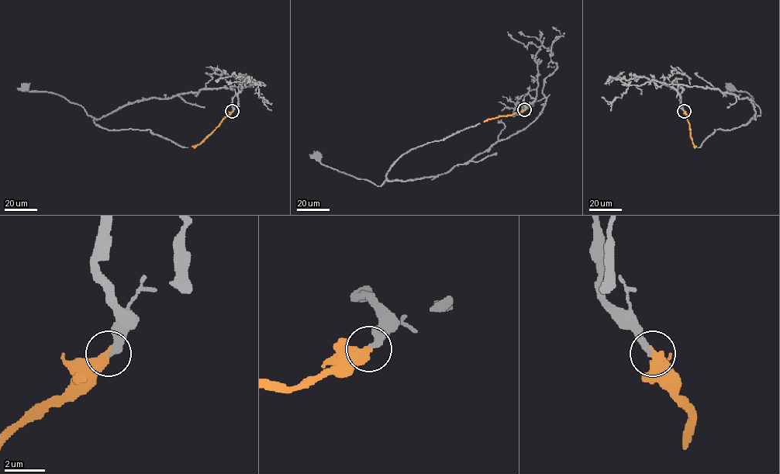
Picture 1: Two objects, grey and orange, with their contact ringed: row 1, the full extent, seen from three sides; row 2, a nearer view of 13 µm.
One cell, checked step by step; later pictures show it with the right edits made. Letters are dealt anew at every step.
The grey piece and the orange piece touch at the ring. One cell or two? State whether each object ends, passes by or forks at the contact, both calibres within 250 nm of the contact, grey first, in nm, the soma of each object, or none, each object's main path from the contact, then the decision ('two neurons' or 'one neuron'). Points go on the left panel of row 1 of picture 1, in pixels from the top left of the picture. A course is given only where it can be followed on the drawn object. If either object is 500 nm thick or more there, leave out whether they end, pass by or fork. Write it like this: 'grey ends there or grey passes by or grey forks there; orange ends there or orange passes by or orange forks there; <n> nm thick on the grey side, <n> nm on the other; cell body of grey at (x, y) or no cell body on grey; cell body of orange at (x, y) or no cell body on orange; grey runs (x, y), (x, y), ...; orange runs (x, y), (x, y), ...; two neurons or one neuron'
300 nm thick on the grey side, 550 nm on the other; cell body of grey at (25, 88); no cell body on orange; grey runs (232, 111), (238, 84), (246, 77), (253, 84), (137, 100), (98, 119), (60, 95), (24, 87); orange runs (232, 111), (201, 143), (191, 147); one neuron

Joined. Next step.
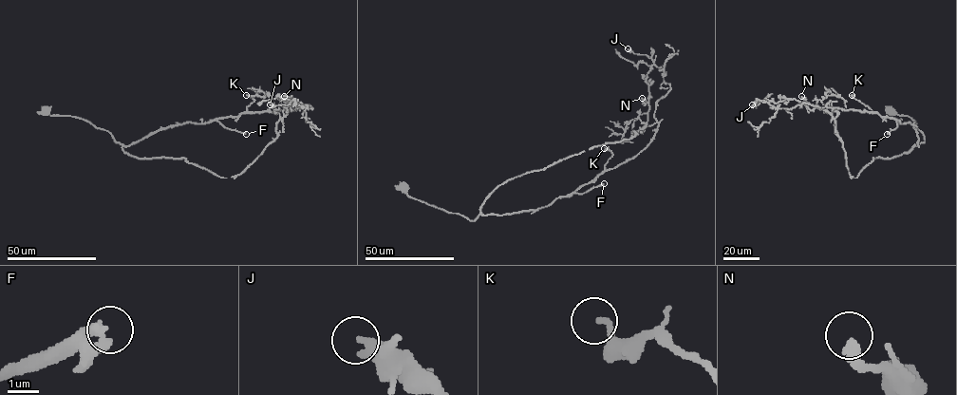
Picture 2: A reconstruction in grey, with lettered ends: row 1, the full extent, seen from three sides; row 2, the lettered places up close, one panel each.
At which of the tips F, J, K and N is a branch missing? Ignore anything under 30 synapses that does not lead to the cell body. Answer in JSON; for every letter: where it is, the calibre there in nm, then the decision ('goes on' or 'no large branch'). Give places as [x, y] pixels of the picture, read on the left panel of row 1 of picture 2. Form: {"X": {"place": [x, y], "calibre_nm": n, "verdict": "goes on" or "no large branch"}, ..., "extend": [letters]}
{"F": {"place": [246, 134], "calibre_nm": 440, "verdict": "goes on"}, "J": {"place": [270, 104], "calibre_nm": 400, "verdict": "no large branch"}, "K": {"place": [246, 95], "calibre_nm": 190, "verdict": "no large branch"}, "N": {"place": [284, 96], "calibre_nm": 280, "verdict": "no large branch"}, "extend": ["F"]}

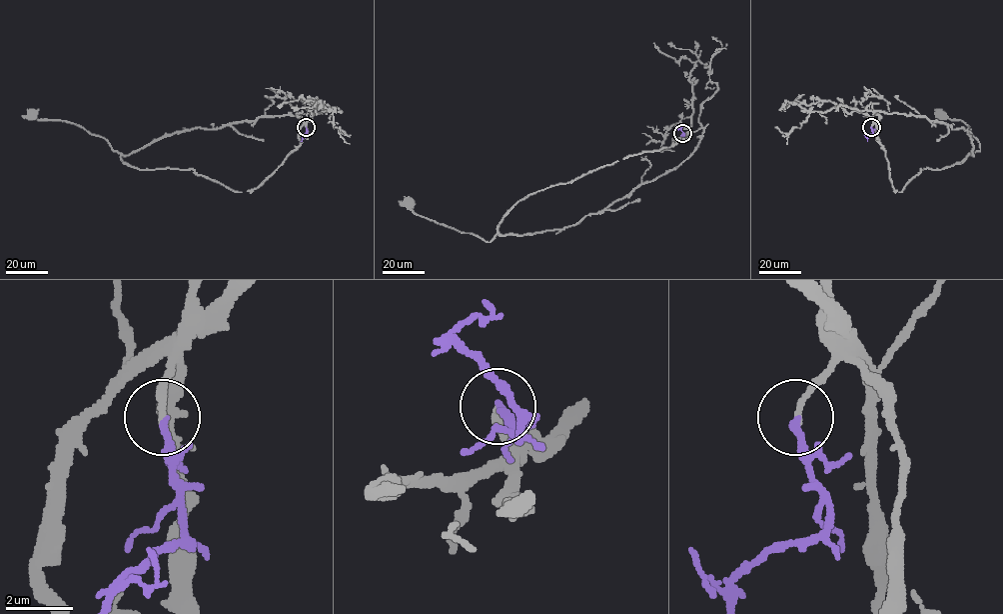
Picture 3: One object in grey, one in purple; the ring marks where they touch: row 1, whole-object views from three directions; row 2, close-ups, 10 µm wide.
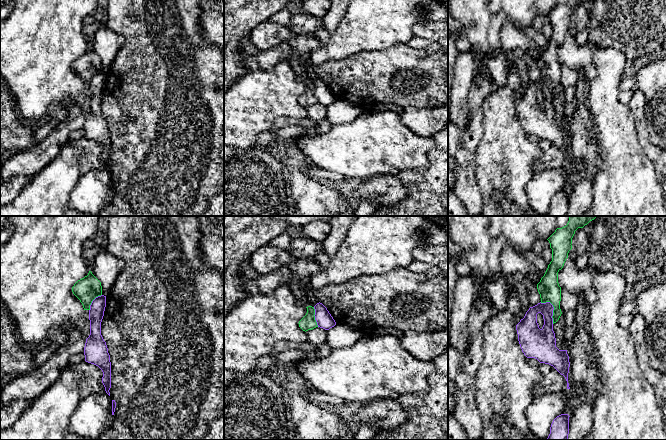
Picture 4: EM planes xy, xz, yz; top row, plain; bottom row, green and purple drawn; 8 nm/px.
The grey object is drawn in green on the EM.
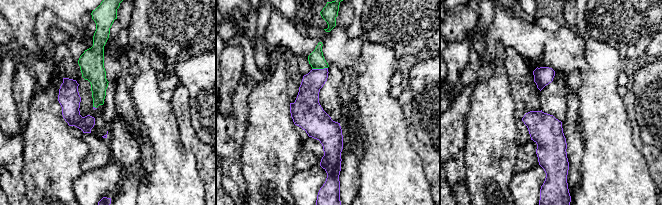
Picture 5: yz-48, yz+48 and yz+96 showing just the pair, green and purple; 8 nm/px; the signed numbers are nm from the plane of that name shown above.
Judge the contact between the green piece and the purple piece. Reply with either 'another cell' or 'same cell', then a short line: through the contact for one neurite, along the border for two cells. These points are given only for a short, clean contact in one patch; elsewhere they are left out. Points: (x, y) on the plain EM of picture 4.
another cell; line yz (540, 78), (549, 78), (552, 81), (553, 99)

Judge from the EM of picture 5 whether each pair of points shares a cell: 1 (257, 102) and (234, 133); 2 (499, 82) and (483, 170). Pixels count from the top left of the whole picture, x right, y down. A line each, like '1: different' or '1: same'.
1: different
2: same

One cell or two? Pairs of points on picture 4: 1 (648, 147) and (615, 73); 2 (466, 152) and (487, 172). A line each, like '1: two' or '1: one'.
1: two
2: two

